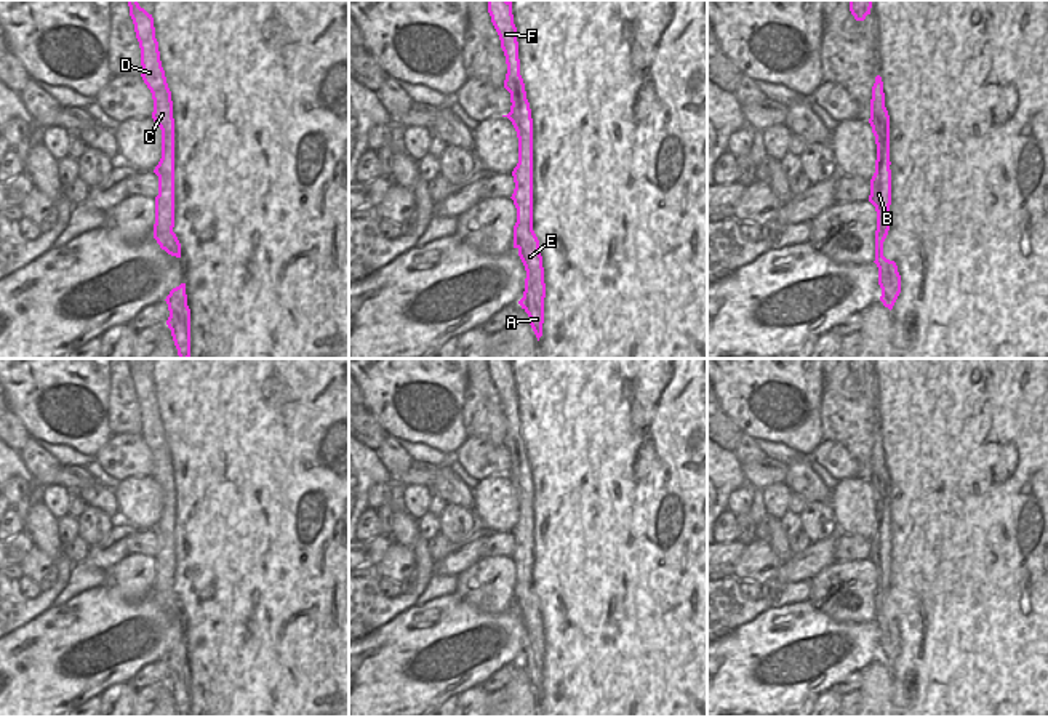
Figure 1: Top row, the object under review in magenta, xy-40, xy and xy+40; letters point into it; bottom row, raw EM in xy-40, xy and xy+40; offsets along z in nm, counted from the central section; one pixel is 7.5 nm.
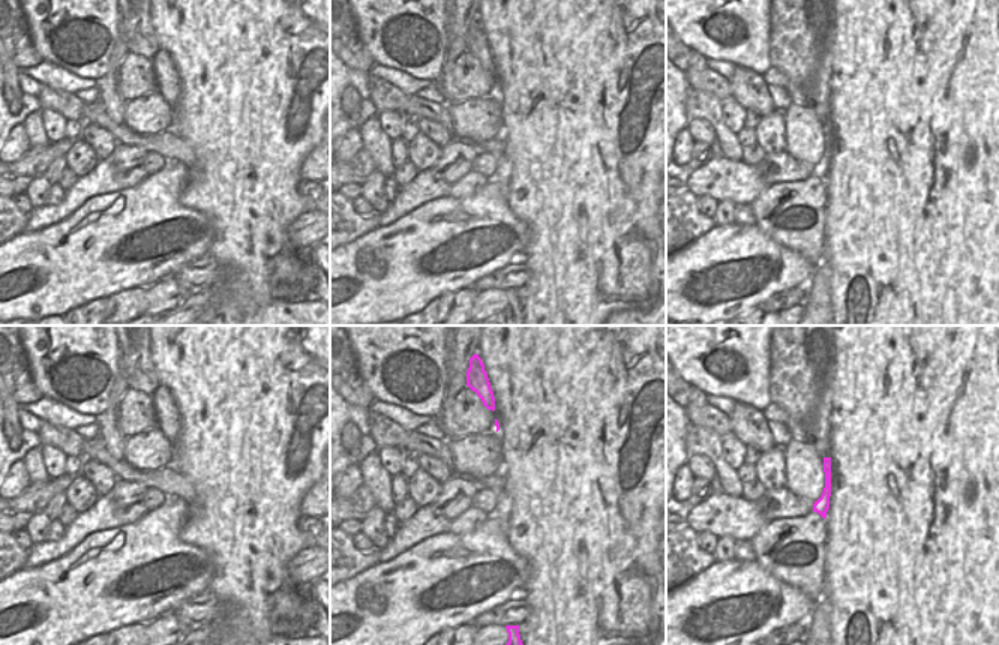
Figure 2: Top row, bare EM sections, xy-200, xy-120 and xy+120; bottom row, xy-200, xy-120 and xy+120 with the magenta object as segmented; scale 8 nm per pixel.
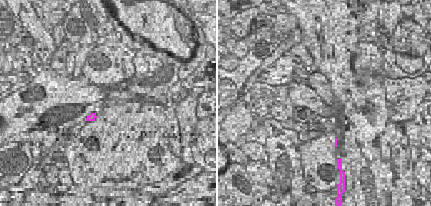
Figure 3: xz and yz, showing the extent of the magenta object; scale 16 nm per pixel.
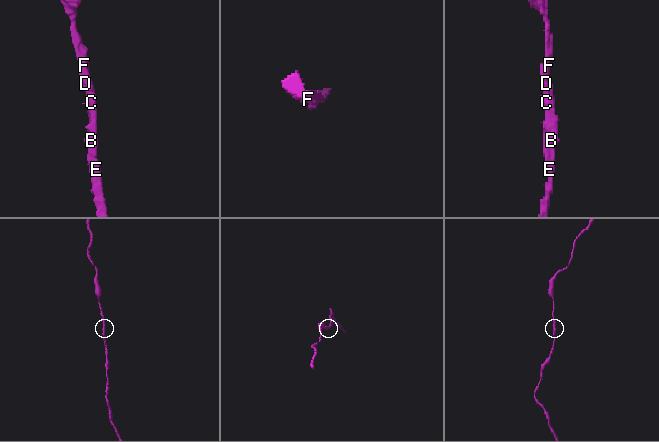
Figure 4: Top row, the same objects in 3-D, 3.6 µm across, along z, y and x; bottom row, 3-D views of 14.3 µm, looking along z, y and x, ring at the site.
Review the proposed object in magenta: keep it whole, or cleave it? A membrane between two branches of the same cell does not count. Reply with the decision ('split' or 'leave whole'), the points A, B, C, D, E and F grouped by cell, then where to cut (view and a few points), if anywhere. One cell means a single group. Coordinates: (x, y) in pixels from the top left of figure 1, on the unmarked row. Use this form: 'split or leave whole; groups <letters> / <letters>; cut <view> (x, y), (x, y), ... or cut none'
leave whole; groups A B C D E F; cut none

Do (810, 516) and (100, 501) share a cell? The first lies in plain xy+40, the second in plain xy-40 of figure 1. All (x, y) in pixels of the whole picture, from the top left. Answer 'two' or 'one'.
two

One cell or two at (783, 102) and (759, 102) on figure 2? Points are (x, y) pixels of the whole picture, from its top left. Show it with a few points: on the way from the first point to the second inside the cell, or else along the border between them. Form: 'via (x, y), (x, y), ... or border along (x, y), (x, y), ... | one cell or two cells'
border along (767, 86), (776, 108) | two cells

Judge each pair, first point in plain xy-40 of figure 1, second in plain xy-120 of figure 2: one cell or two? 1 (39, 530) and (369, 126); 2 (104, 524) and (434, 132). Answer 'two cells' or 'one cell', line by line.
1: one cell
2: two cells

